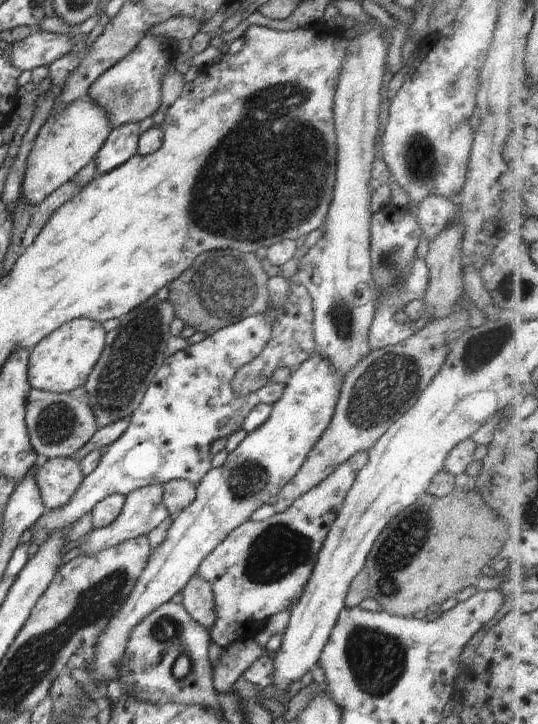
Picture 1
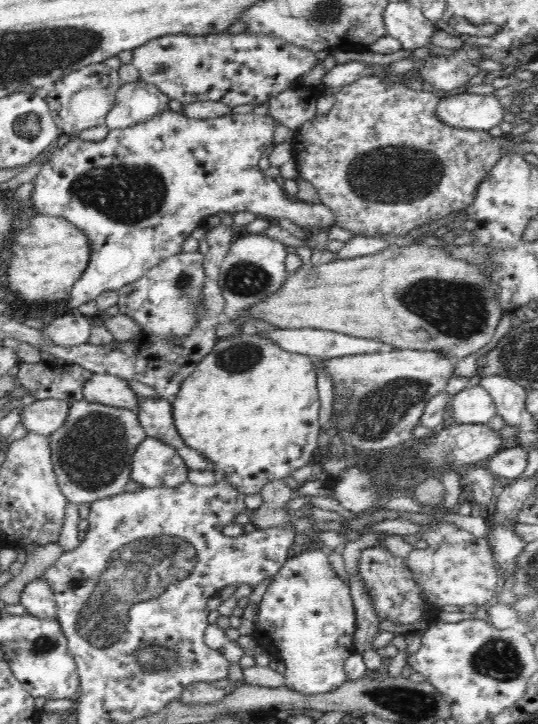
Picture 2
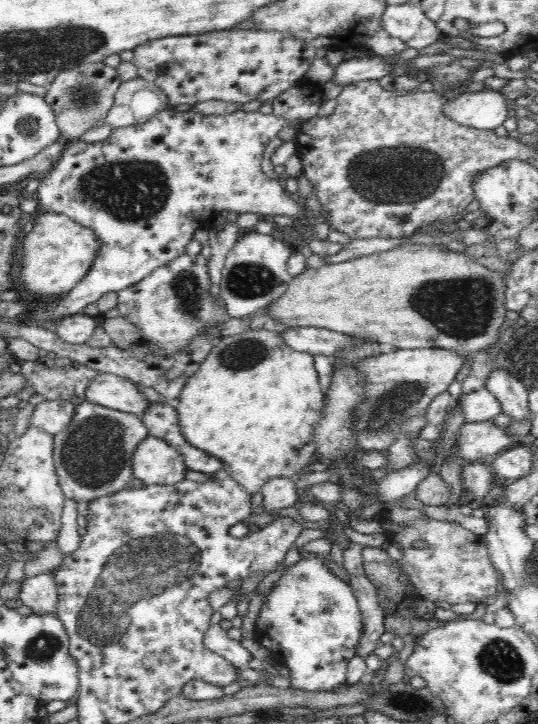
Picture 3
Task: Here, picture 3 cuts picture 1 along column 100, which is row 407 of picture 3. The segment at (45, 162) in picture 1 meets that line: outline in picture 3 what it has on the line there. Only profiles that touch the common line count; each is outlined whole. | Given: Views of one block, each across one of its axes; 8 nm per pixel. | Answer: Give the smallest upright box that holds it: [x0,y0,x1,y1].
[86,372,150,416]

